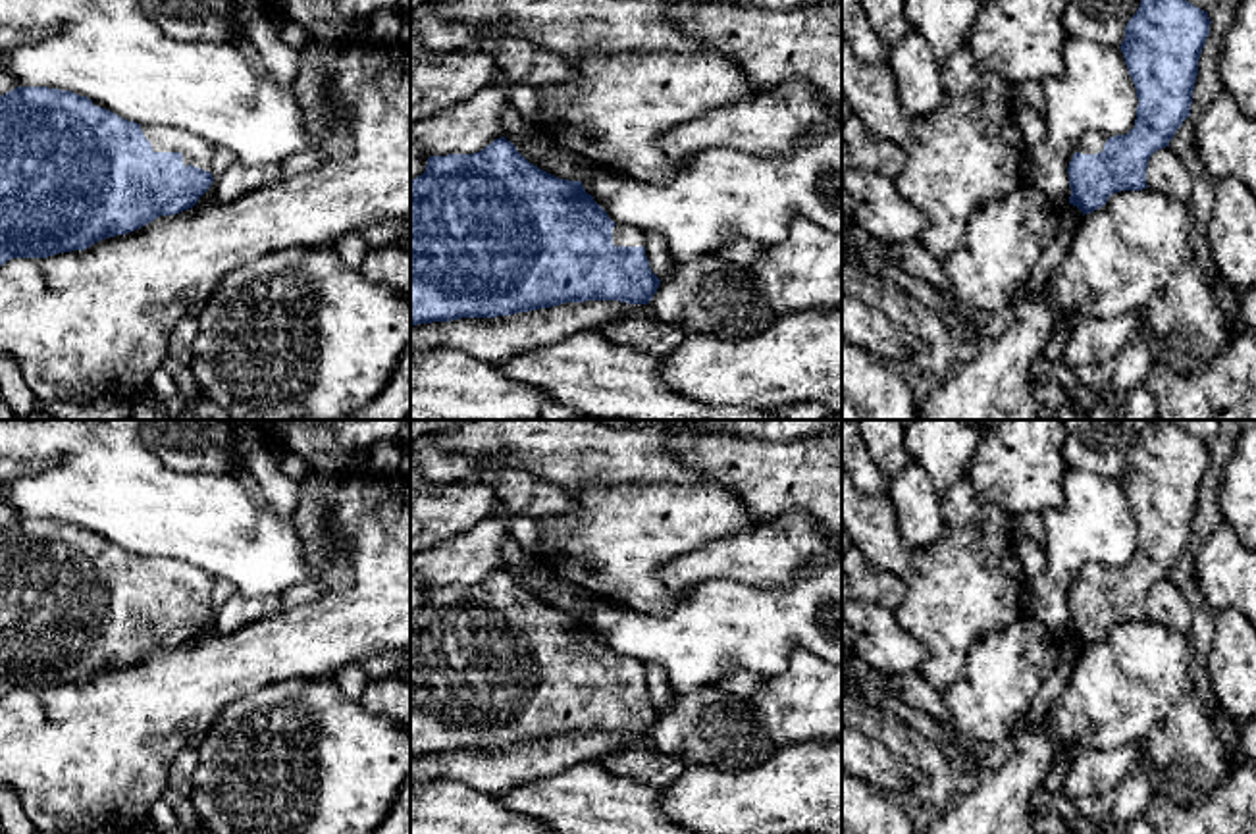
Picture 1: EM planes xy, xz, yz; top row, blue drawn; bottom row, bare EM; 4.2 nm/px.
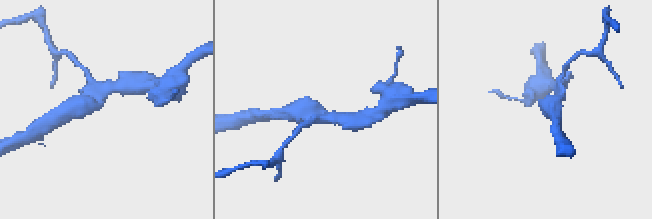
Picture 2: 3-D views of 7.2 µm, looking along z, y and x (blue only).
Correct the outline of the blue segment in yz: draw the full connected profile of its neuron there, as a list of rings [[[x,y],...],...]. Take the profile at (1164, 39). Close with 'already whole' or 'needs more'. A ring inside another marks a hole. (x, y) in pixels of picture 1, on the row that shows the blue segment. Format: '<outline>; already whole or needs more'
[[[1140,0],[1121,52],[1137,89],[1137,119],[1127,135],[1083,133],[1069,162],[1069,204],[1083,216],[1113,193],[1146,189],[1150,156],[1191,116],[1198,60],[1210,35],[1208,12],[1187,0]]]; needs more

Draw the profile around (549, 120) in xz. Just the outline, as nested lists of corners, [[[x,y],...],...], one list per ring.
[[[628,50],[570,62],[576,75],[539,89],[539,114],[532,123],[557,146],[578,154],[586,166],[601,166],[641,183],[668,183],[688,164],[668,160],[659,148],[667,131],[755,94],[744,69],[715,50]]]

